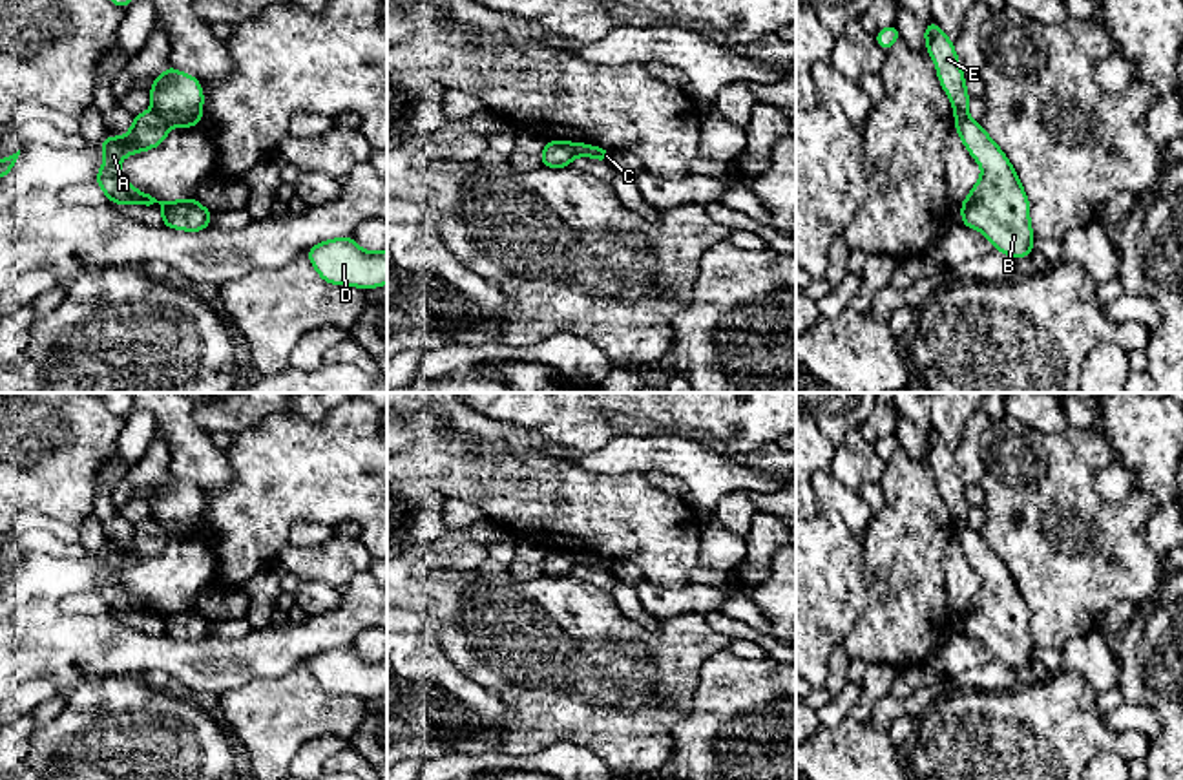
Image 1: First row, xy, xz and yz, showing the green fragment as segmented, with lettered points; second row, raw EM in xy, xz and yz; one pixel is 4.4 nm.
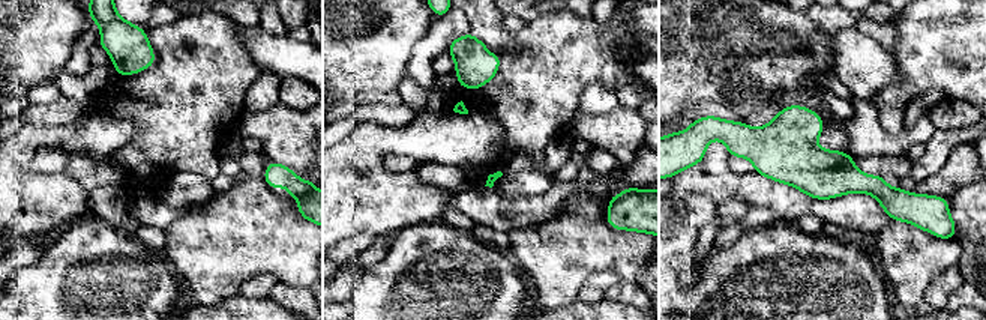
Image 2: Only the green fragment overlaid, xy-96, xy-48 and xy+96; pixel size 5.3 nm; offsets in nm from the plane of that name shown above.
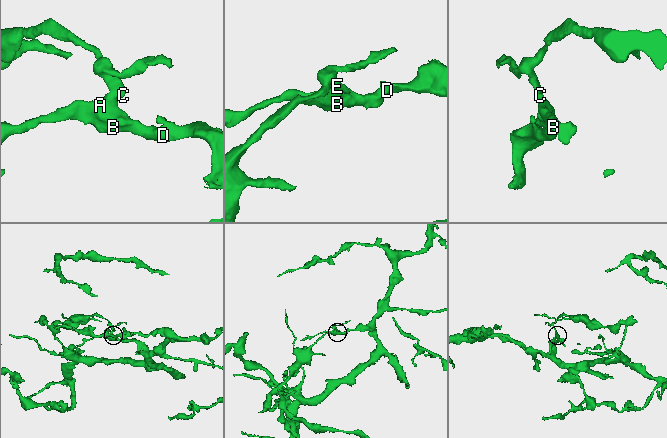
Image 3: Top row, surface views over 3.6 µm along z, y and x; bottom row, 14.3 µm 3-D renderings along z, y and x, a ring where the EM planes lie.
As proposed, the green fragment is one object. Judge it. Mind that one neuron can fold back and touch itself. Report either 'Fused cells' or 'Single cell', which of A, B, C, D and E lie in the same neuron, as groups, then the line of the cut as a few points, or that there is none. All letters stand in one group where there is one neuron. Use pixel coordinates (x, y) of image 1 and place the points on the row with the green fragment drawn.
Fused cells. Groups: A B D / C E. Split along xy (154, 110), (172, 125)

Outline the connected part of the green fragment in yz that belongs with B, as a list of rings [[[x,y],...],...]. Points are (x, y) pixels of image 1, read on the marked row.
[[[955,119],[955,130],[969,155],[982,166],[982,175],[960,203],[960,225],[982,232],[995,250],[1013,259],[1033,252],[1030,201],[1006,153],[984,132],[982,124]]]

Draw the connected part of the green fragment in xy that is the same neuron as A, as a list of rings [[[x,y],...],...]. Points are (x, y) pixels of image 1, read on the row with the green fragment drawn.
[[[141,111],[133,115],[133,124],[124,137],[106,135],[102,144],[104,164],[97,172],[95,181],[108,197],[108,203],[146,206],[161,205],[161,225],[199,232],[210,227],[212,210],[199,205],[195,197],[184,197],[181,201],[157,201],[146,192],[133,188],[119,172],[119,164],[126,155],[146,152],[161,146],[166,141],[172,124],[155,111]]]

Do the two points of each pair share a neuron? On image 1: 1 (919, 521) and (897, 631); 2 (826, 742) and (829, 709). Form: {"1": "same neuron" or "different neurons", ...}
{"1": "same neuron", "2": "different neurons"}

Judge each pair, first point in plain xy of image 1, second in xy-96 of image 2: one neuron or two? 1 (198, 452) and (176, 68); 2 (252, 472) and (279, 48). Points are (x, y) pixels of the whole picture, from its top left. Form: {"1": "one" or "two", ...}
{"1": "two", "2": "two"}

